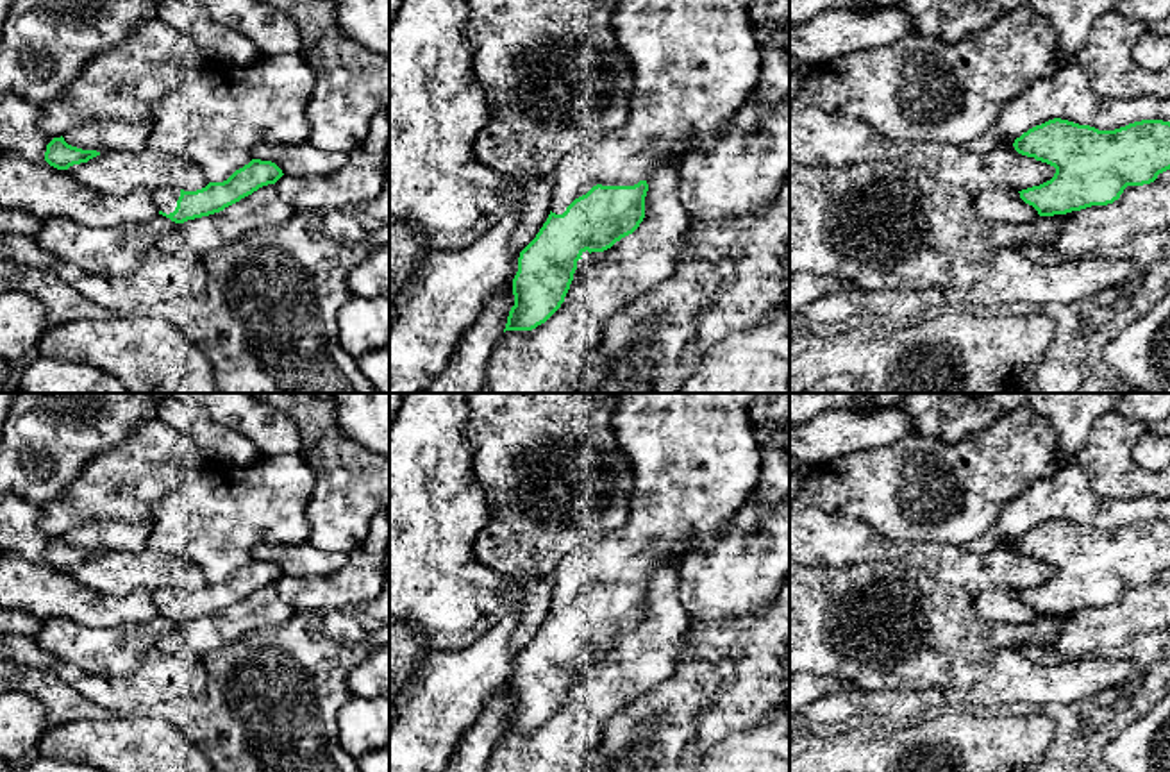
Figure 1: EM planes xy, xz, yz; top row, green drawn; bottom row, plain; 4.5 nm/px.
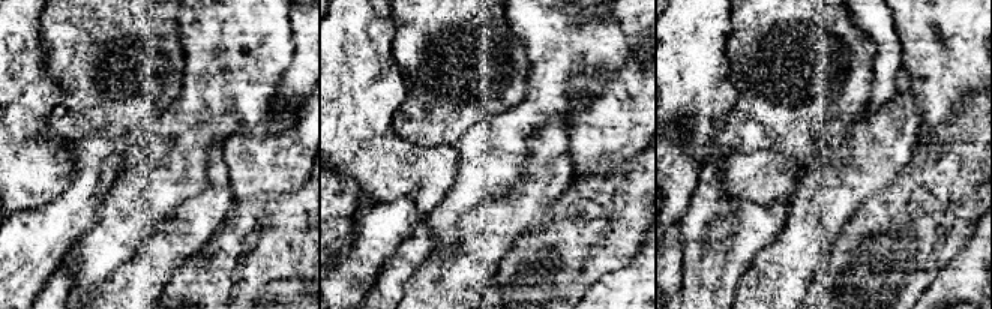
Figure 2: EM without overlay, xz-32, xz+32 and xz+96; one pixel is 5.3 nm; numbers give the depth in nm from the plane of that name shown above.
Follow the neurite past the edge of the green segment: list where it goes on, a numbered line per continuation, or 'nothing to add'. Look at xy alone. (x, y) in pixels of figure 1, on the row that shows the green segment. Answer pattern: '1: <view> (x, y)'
1: xy (165, 199)

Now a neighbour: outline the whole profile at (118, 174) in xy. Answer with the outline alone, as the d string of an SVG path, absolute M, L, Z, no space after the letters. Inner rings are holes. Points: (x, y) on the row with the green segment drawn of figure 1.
M150 148L105 152L88 163L70 166L68 173L82 186L113 197L125 197L138 189L154 193L161 188L196 191L209 184L196 166Z

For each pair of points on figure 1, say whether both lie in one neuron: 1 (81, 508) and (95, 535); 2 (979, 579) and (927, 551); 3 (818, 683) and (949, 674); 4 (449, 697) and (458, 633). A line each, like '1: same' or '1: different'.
1: different
2: same
3: different
4: different

